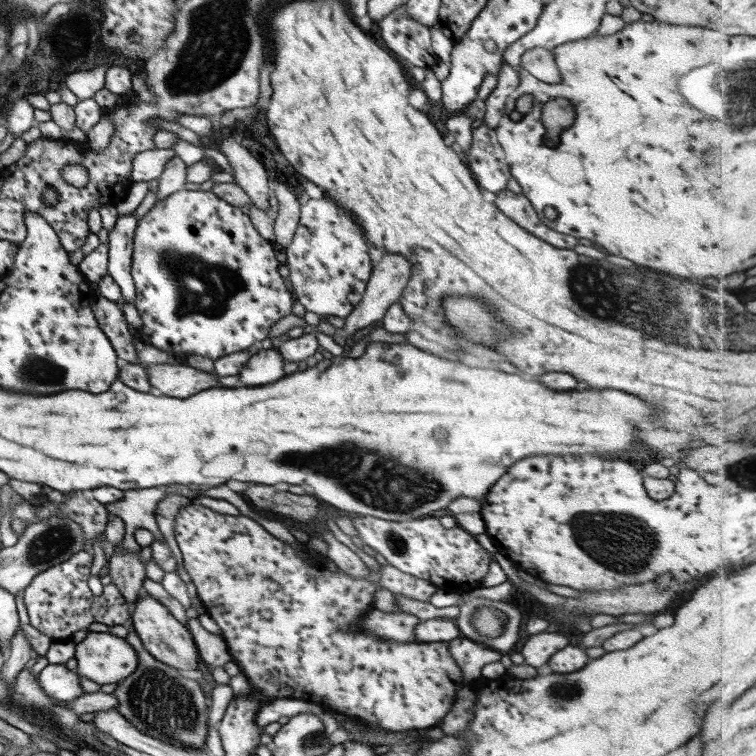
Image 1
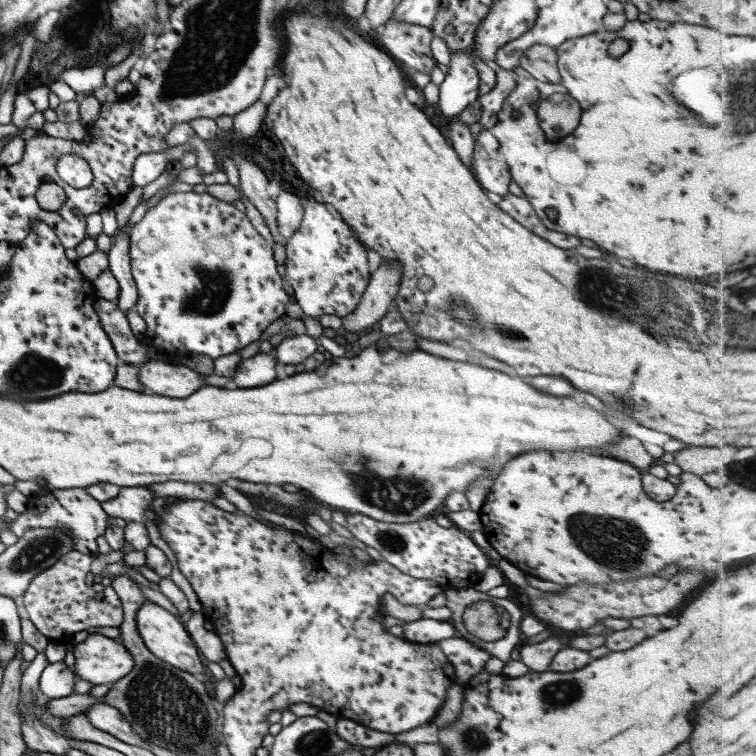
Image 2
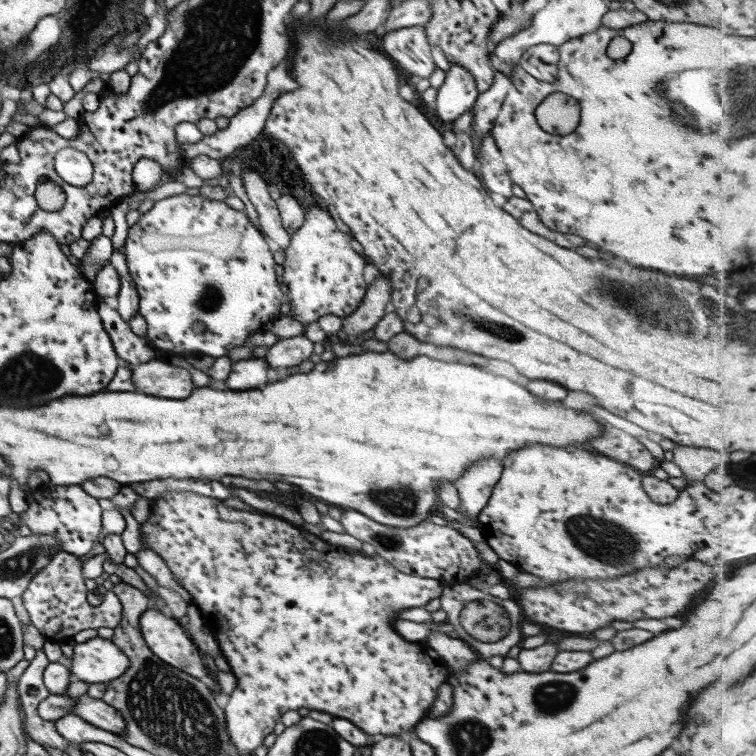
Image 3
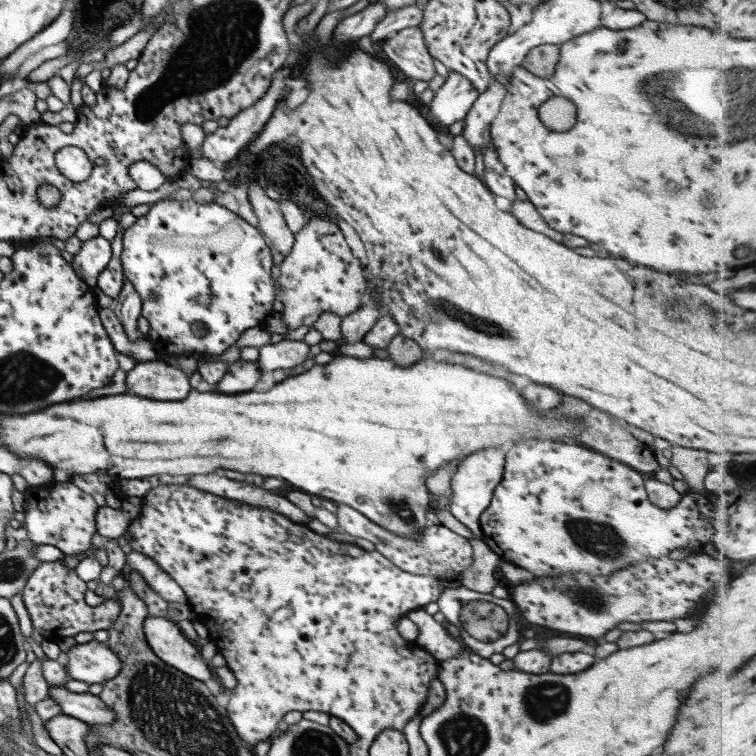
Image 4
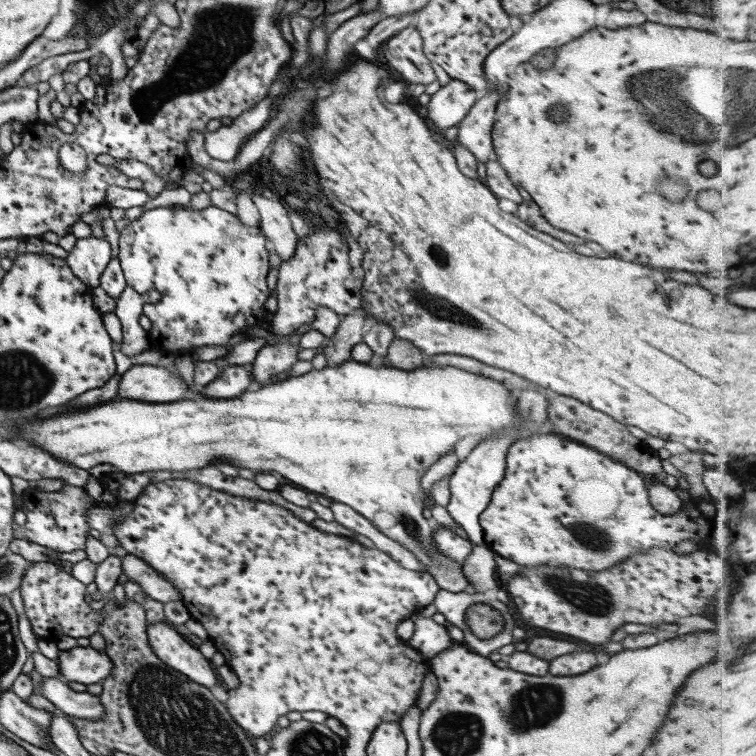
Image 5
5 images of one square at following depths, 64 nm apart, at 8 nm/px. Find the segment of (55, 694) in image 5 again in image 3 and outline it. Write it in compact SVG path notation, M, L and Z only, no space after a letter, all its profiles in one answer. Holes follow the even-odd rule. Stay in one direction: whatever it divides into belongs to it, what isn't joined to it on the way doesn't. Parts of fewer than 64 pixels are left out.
M87 693L75 697L71 713L95 728L113 734L122 734L124 726L122 716L113 707L105 704L101 699L90 698Z

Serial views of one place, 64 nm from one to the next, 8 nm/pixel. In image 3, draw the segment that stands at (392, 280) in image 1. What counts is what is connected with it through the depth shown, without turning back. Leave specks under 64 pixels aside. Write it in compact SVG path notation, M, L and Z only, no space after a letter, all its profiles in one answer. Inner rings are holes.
M379 273L369 288L366 288L357 308L341 319L341 336L353 339L357 334L371 330L384 315L383 308L391 299L390 282L387 276Z

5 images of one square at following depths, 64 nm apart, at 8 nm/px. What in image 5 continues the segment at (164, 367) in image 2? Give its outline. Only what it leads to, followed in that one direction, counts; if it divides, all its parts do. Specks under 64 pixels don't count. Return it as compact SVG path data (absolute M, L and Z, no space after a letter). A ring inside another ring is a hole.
M132 365L123 372L114 399L128 399L151 404L181 400L187 385L179 374L152 365Z

